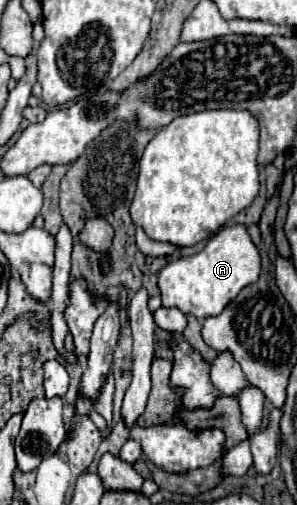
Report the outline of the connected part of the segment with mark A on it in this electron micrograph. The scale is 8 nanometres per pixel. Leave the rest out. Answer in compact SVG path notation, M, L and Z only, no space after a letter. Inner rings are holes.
M223 226L201 252L173 260L159 272L163 306L179 308L183 314L193 314L197 318L217 316L241 292L241 288L253 284L259 278L259 272L261 256L247 234L247 226Z

